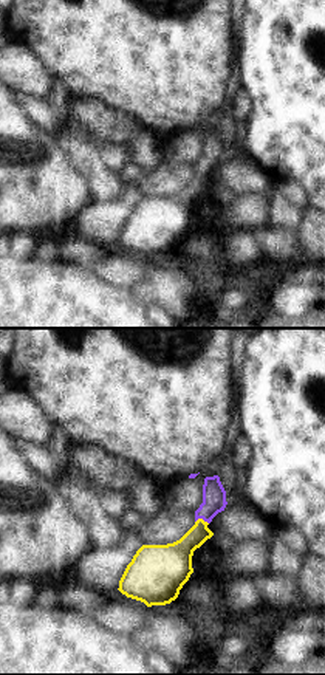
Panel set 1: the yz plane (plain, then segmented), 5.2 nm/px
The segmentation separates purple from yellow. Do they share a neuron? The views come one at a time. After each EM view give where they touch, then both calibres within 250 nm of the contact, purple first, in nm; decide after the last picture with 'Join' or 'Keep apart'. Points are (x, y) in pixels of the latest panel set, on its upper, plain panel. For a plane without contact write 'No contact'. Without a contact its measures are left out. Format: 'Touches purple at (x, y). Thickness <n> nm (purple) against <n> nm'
Touches purple at (201, 171). Thickness 130 nm (purple) against 160 nm.

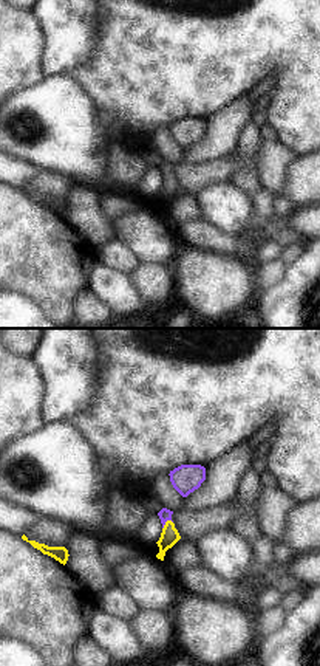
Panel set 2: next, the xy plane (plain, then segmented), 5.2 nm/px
Touches purple at (164, 177). Thickness 70 nm (purple) against 90 nm.

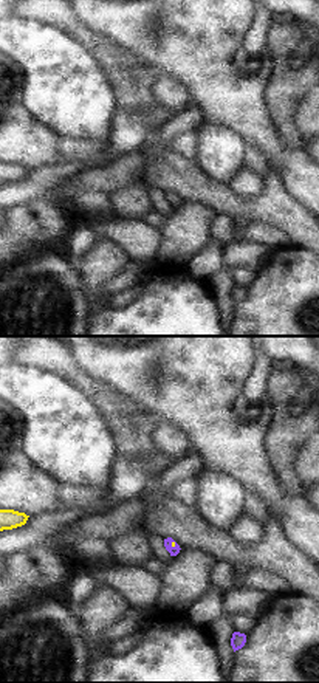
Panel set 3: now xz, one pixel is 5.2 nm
Touches purple at (171, 197). Thickness 50 nm (purple) against 20 nm.

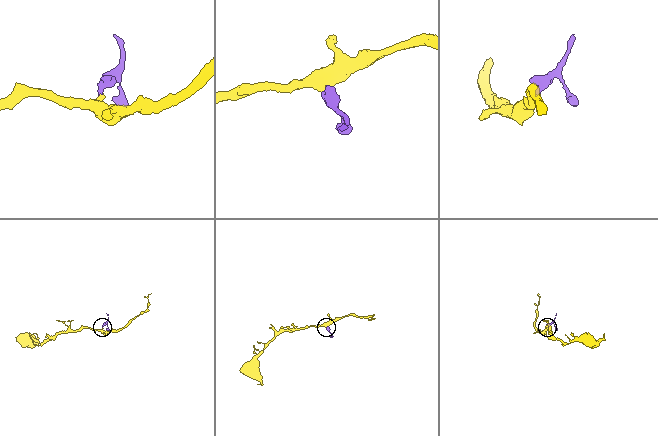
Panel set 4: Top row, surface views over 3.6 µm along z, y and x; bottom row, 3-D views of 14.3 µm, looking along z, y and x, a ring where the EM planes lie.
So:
Join.

